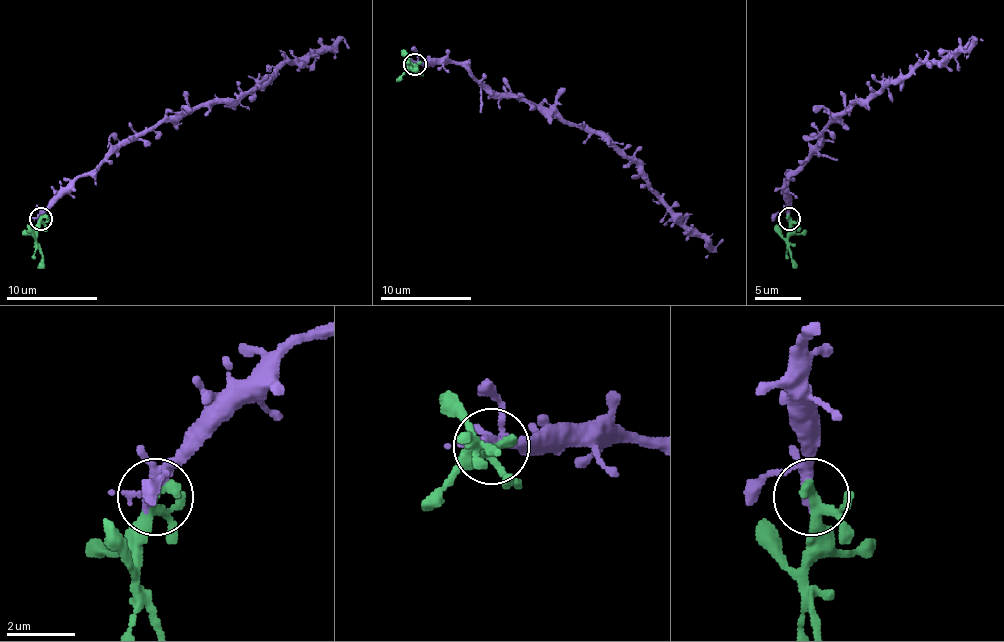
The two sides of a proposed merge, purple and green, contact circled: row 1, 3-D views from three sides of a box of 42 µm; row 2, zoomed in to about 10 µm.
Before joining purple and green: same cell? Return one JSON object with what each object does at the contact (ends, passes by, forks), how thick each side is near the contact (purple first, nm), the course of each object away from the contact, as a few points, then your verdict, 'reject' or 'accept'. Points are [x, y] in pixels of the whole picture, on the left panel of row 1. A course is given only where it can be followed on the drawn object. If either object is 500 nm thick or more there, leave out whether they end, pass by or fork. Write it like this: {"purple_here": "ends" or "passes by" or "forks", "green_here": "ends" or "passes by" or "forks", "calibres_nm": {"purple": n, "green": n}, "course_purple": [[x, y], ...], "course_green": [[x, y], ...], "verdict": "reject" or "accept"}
{"purple_here": "forks", "green_here": "forks", "calibres_nm": {"purple": 260, "green": 260}, "course_purple": [[41, 219], [80, 176], [160, 123], [197, 107], [238, 102], [284, 63], [302, 63], [339, 40], [348, 47]], "course_green": [[41, 219], [37, 249], [41, 263], [37, 267]], "verdict": "accept"}

